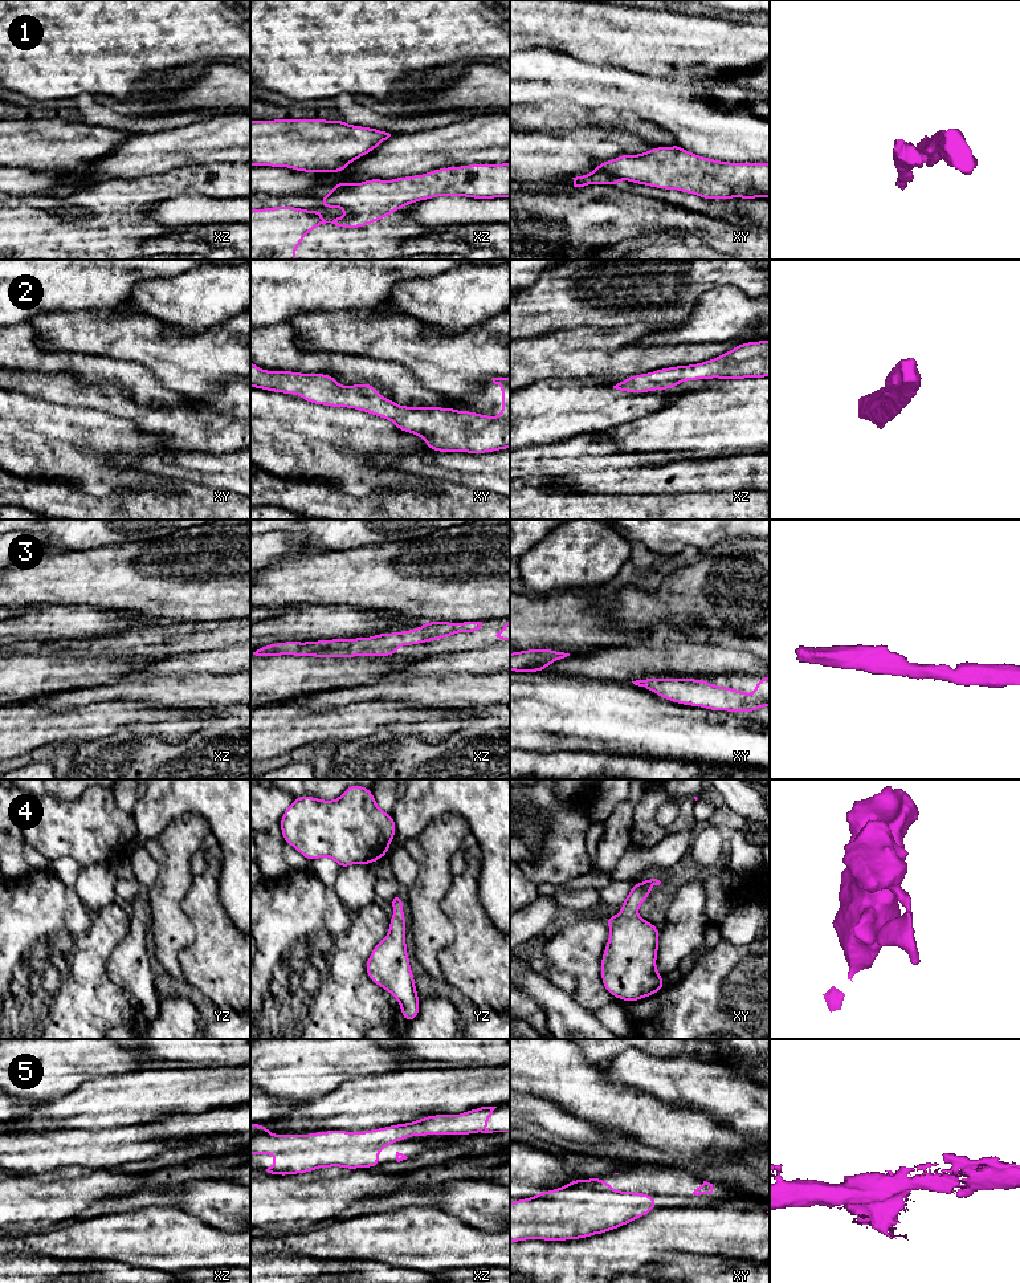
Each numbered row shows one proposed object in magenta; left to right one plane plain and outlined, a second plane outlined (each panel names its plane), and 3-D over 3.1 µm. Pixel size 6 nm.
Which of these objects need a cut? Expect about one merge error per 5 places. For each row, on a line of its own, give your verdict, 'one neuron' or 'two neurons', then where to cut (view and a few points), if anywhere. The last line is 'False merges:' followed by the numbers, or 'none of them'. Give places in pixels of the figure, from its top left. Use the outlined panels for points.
1: two neurons; cut in xy along (595, 170), (612, 174), (619, 179)
2: one neuron; no cut
3: one neuron; no cut
4: one neuron; no cut
5: one neuron; no cut
False merges: 1

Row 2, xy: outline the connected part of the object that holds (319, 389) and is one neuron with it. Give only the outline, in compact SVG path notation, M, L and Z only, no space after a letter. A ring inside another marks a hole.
M250 361L250 387L299 395L309 403L355 408L391 420L397 429L421 437L429 451L486 453L510 448L510 378L493 378L502 388L502 415L444 407L408 407L376 394L370 383L342 387L327 374L266 371Z

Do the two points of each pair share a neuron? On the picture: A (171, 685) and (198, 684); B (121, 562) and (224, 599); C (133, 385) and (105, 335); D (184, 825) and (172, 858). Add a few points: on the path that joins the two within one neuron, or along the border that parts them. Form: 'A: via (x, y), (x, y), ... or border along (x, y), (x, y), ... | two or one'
A: via (178, 685), (191, 685) | one
B: via (146, 577), (199, 583) | one
C: border along (88, 353), (134, 361), (147, 369) | two
D: via (184, 833), (172, 850) | one

